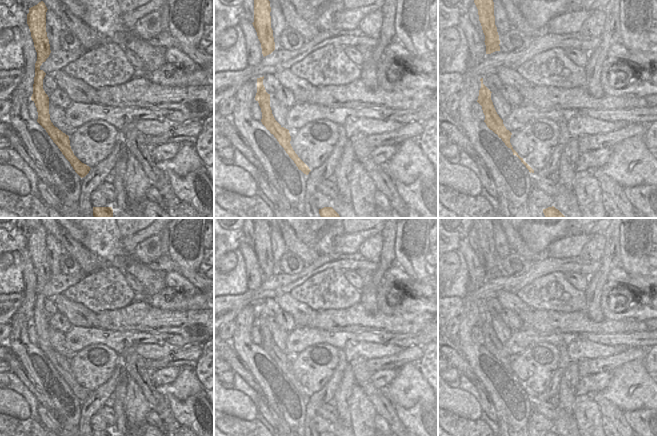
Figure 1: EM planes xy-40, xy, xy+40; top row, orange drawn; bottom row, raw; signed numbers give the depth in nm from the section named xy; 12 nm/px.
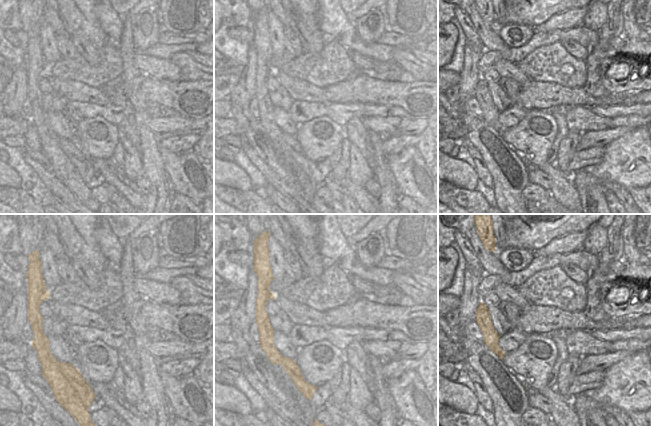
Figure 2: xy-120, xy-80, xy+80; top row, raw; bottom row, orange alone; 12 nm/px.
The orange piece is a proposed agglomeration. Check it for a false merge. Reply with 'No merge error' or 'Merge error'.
Merge error

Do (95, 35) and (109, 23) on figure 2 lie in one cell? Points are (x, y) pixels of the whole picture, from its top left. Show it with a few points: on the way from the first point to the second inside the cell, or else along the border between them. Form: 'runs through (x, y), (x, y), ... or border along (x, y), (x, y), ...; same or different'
border along (93, 10), (100, 28), (106, 34), (108, 40); different

